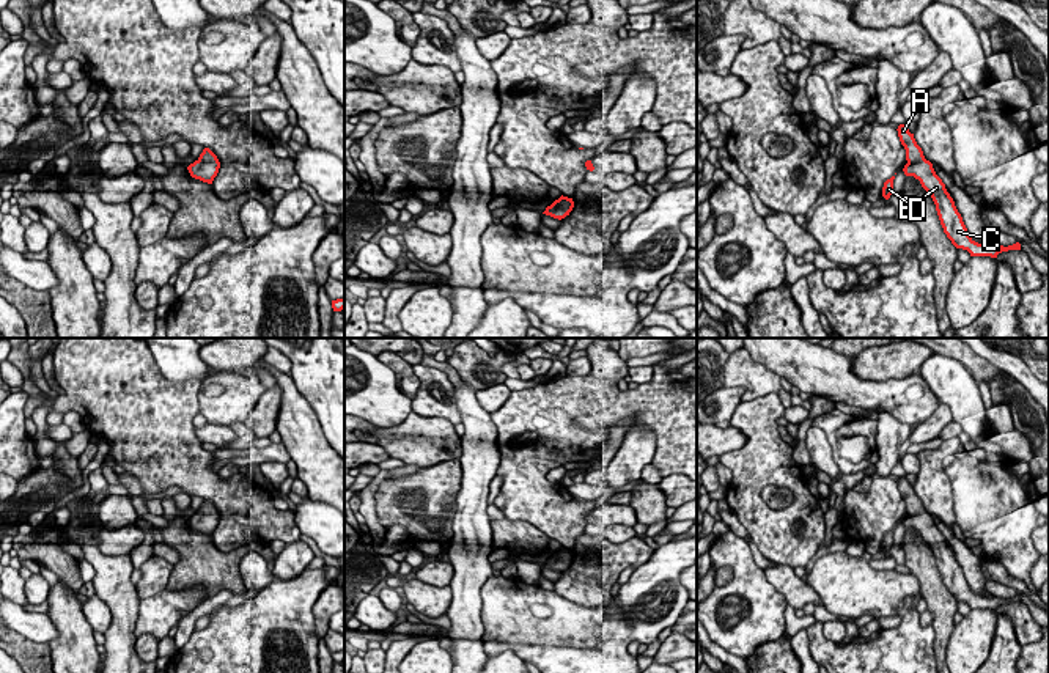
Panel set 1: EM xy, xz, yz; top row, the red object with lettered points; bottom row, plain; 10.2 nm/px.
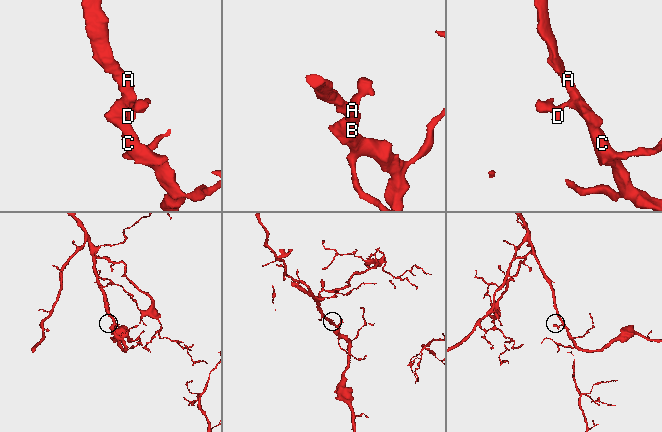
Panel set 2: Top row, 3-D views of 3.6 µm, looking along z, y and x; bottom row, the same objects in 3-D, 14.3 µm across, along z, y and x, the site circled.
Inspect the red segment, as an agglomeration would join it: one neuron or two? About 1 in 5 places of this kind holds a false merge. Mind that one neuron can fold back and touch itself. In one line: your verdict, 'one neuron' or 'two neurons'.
one neuron

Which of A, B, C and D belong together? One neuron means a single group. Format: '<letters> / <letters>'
A B C D

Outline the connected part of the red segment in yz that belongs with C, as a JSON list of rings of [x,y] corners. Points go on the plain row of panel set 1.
[[[906,476],[898,478],[898,489],[906,502],[906,513],[903,524],[906,528],[914,528],[920,533],[922,539],[931,547],[936,563],[944,580],[944,585],[956,601],[967,602],[970,609],[991,609],[997,610],[999,605],[1008,602],[1021,602],[1021,596],[1013,598],[983,598],[975,594],[958,565],[953,550],[945,541],[942,531],[936,527],[933,516],[925,511],[922,500],[917,497],[914,486],[909,484]]]

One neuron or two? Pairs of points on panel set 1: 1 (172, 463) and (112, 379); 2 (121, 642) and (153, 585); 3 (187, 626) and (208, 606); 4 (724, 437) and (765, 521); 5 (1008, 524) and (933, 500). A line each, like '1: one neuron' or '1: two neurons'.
1: one neuron
2: two neurons
3: one neuron
4: two neurons
5: two neurons

